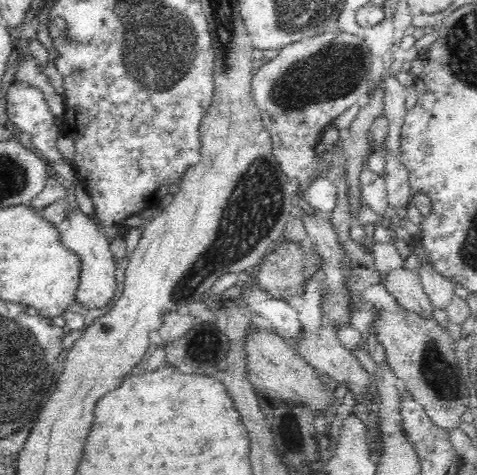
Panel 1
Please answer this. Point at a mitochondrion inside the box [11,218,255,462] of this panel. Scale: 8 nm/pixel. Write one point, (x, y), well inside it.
(198, 349)

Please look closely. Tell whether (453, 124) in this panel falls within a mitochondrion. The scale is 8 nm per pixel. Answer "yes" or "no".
no

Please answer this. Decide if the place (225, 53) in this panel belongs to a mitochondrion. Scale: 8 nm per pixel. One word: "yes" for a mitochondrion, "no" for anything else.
yes

